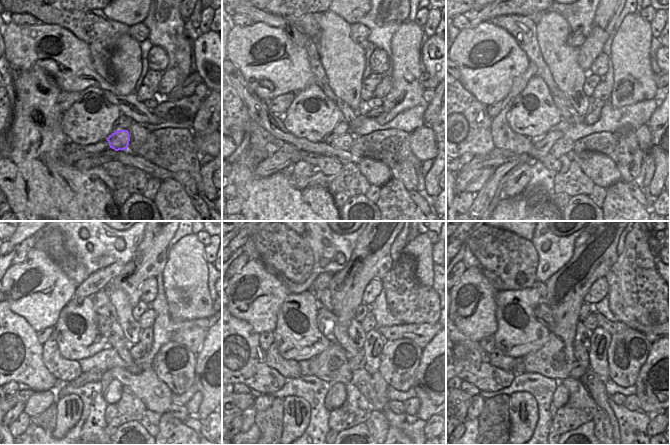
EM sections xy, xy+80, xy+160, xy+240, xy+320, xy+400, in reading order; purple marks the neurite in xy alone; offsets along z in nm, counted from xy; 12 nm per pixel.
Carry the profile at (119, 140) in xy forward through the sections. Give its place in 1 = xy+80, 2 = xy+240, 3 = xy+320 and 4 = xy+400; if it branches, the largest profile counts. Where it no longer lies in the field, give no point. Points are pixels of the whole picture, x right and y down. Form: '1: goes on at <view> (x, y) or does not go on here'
1: goes on at xy+80 (344, 142)
2: goes on at xy+240 (107, 377)
3: goes on at xy+320 (328, 405)
4: goes on at xy+400 (553, 408)

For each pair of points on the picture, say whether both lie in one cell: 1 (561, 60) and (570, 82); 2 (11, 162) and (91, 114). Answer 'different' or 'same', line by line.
1: same
2: different

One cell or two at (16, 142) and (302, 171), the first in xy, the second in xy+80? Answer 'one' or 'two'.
two

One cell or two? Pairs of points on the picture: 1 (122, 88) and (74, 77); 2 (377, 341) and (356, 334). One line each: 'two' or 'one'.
1: two
2: two

